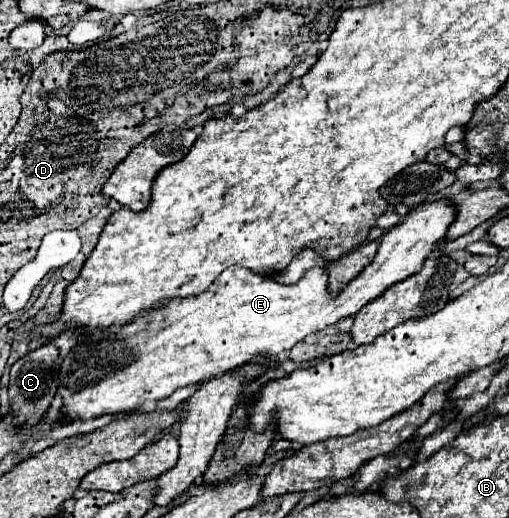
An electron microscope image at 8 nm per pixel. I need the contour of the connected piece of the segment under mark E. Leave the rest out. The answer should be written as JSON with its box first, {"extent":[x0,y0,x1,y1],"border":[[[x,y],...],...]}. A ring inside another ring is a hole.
{"extent":[58,199,456,423],"border":[[[444,199],[414,207],[400,225],[392,227],[392,231],[388,231],[382,237],[374,261],[336,297],[330,297],[326,291],[328,271],[322,267],[310,269],[294,285],[280,285],[270,277],[262,277],[244,267],[232,265],[216,277],[216,281],[210,285],[208,291],[194,297],[168,301],[164,309],[156,311],[152,321],[148,321],[148,329],[144,329],[144,321],[140,319],[124,327],[108,327],[90,333],[72,347],[72,351],[62,361],[58,373],[60,377],[58,393],[62,395],[64,401],[60,413],[64,417],[64,423],[72,423],[76,419],[80,421],[96,419],[102,415],[128,415],[146,401],[160,401],[180,387],[208,381],[212,377],[222,375],[224,371],[232,371],[244,363],[250,363],[254,355],[278,357],[290,351],[306,335],[326,329],[328,325],[338,323],[342,317],[360,311],[360,307],[364,307],[380,293],[384,293],[388,285],[394,285],[418,273],[424,259],[436,251],[436,243],[442,243],[446,239],[446,229],[454,221],[454,215],[456,211]]]}

